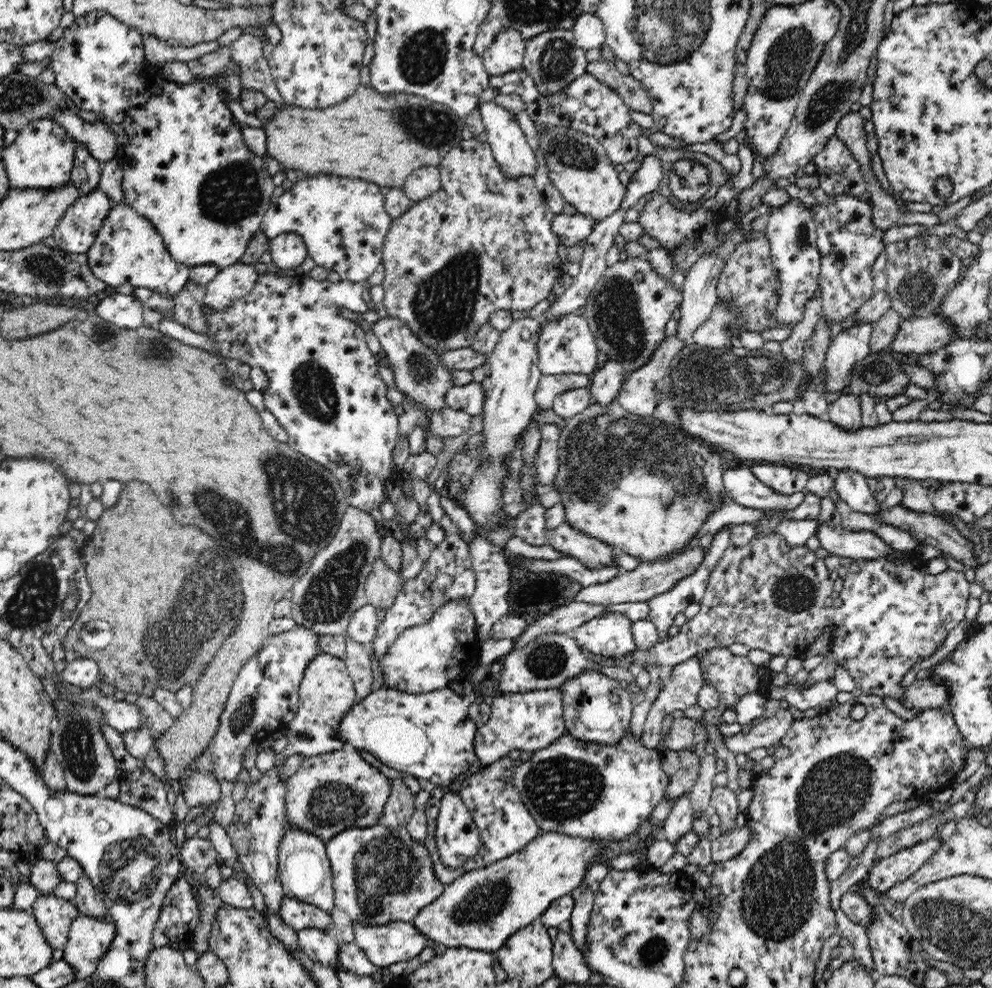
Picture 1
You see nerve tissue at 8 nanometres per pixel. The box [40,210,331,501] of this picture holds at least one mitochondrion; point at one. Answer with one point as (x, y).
(156, 349)

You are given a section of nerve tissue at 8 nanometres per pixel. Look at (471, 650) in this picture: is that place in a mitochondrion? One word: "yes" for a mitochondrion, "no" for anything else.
no

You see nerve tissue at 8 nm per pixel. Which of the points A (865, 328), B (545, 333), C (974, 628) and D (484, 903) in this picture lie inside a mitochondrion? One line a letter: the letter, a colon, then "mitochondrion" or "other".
A: other
B: other
C: other
D: mitochondrion

